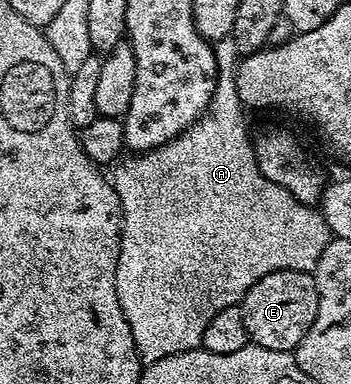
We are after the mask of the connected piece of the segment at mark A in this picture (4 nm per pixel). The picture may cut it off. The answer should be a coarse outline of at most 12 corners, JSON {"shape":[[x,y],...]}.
{"shape":[[234,40],[210,109],[110,170],[144,364],[334,237],[262,176]]}

